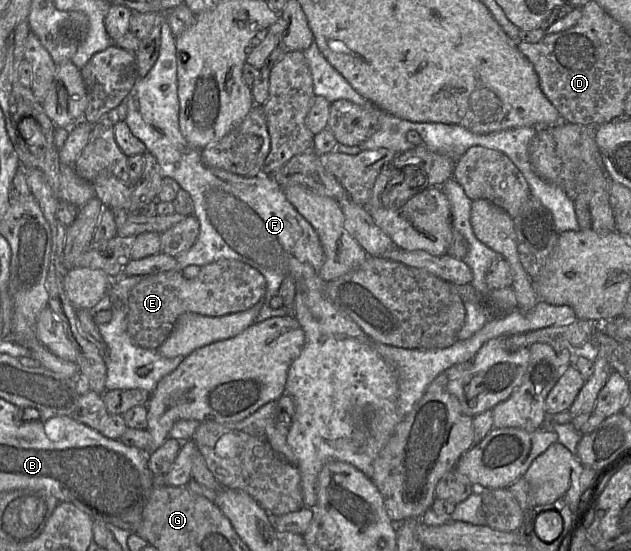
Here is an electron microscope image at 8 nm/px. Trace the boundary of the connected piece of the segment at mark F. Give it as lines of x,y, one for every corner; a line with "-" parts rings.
162,21
160,23
161,33
160,33
160,51
159,56
154,63
153,67
150,69
148,74
142,78
139,78
134,84
133,88
129,92
128,96
113,110
111,110
107,117
112,120
114,123
118,121
125,121
128,125
132,134
141,140
147,151
150,152
157,160
161,175
164,177
170,177
174,179
182,190
187,191
194,203
194,212
193,216
196,217
199,221
199,234
198,237
193,244
193,246
179,254
181,255
181,260
183,262
194,262
189,263
187,266
205,266
207,264
216,262
221,259
233,259
242,261
254,269
258,270
266,280
266,295
263,299
263,304
261,310
258,314
257,321
263,321
267,318
273,317
284,317
293,315
292,310
286,307
280,308
271,308
270,300
277,296
278,290
283,282
283,280
287,277
292,277
295,282
296,294
294,298
294,316
298,320
300,326
302,327
305,333
305,344
302,348
300,355
291,363
288,375
287,382
285,386
284,393
291,396
294,404
295,404
295,414
293,417
293,422
290,426
289,432
287,434
287,444
293,451
299,466
299,471
301,475
301,488
302,488
302,497
304,507
313,508
317,503
317,479
322,468
330,461
342,461
349,463
355,466
357,469
362,471
366,476
372,479
373,474
373,463
377,458
380,451
388,442
389,438
393,434
396,426
405,419
405,417
411,412
415,404
423,397
427,387
429,384
442,372
447,370
448,368
464,363
466,361
470,361
474,358
479,349
489,340
494,338
508,337
517,334
524,334
532,331
536,331
542,328
551,327
555,325
563,325
570,322
573,322
578,319
575,311
565,305
552,305
543,301
539,301
537,305
529,310
529,311
521,311
521,310
513,310
508,312
507,314
500,315
493,318
488,318
488,312
485,305
481,302
464,302
466,308
466,316
465,321
463,323
462,328
460,329
457,339
453,345
448,348
443,349
427,349
427,350
412,350
405,349
399,347
393,347
389,345
385,345
379,343
372,338
370,338
367,334
365,334
362,329
351,320
346,314
340,311
334,304
328,299
326,294
327,283
321,277
321,268
323,266
325,255
324,250
322,248
321,242
316,231
313,227
299,214
299,212
293,207
293,205
287,200
283,188
274,181
269,175
259,174
255,177
243,177
226,170
211,167
203,163
201,158
201,149
192,146
182,135
179,128
179,99
178,99
178,82
177,82
177,58
176,58
176,37
173,35
171,28
168,22

